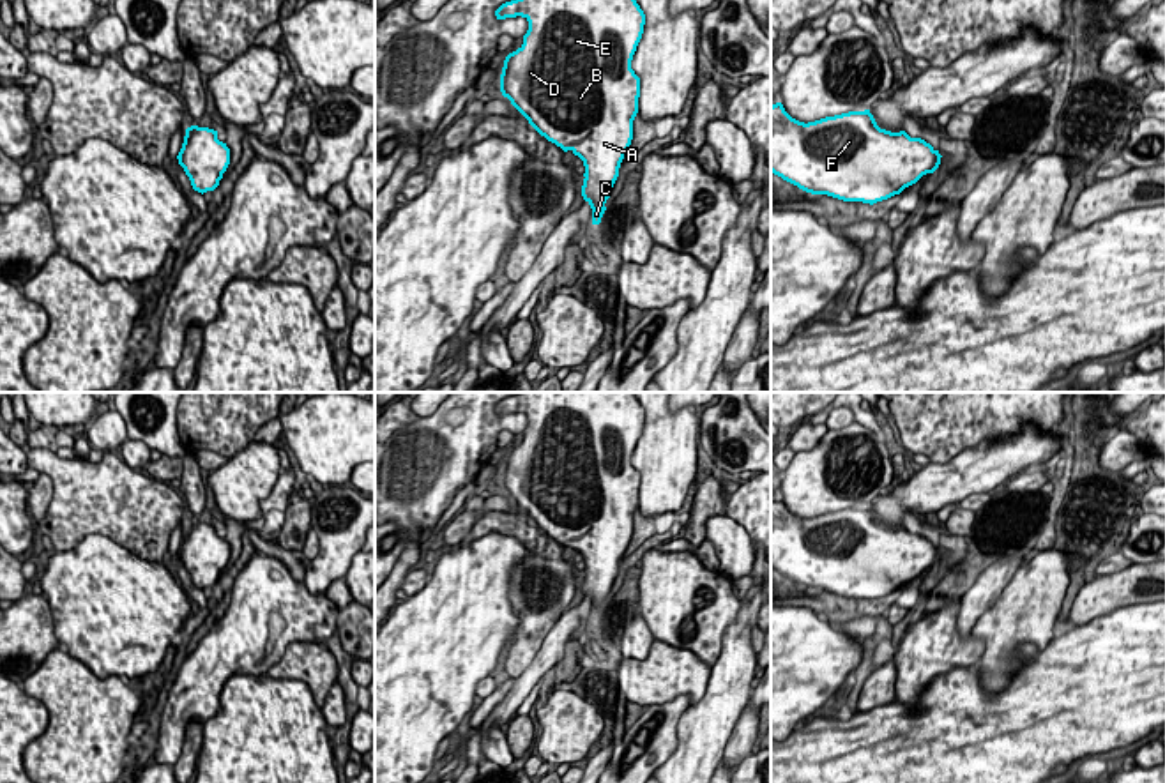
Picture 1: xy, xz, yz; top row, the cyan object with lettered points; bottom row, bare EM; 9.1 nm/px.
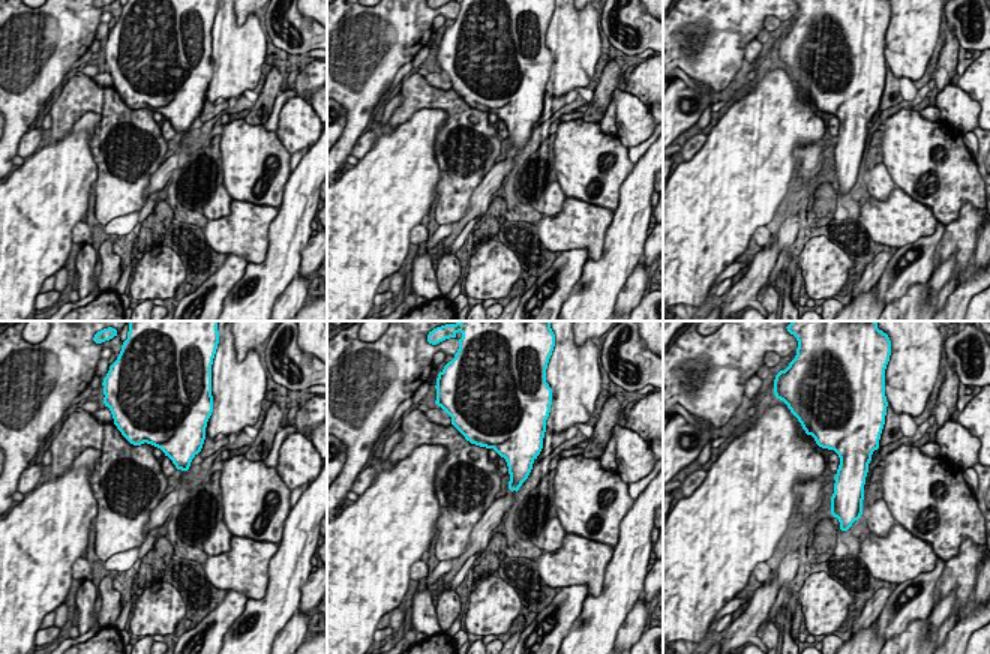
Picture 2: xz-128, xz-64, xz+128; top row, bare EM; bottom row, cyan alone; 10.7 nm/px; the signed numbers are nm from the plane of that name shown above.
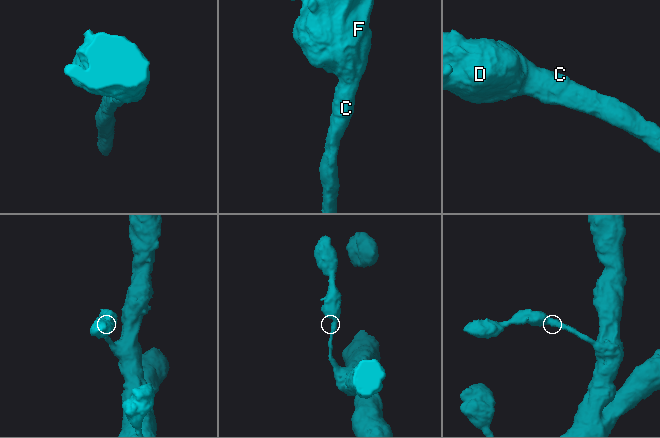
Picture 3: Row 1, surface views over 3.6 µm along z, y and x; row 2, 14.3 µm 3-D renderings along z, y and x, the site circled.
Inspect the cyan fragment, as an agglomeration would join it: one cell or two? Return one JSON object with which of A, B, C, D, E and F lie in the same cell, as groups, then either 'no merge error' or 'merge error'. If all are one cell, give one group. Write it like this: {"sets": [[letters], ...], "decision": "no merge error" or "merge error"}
{"sets": [["A", "B", "C", "D", "E", "F"]], "decision": "no merge error"}

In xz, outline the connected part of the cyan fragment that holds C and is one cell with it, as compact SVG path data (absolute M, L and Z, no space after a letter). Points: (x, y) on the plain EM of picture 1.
M520 392L495 412L529 417L523 440L504 456L500 488L541 532L583 557L582 592L592 604L592 620L599 620L633 536L640 474L631 456L645 410L635 392Z

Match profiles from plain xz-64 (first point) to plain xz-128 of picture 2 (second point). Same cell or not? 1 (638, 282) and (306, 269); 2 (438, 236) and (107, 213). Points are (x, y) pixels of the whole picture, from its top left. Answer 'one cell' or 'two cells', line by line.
1: two cells
2: two cells

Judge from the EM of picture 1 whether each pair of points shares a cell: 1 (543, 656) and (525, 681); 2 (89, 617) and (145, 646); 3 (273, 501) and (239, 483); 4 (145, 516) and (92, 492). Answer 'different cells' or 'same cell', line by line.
1: same cell
2: same cell
3: different cells
4: same cell

